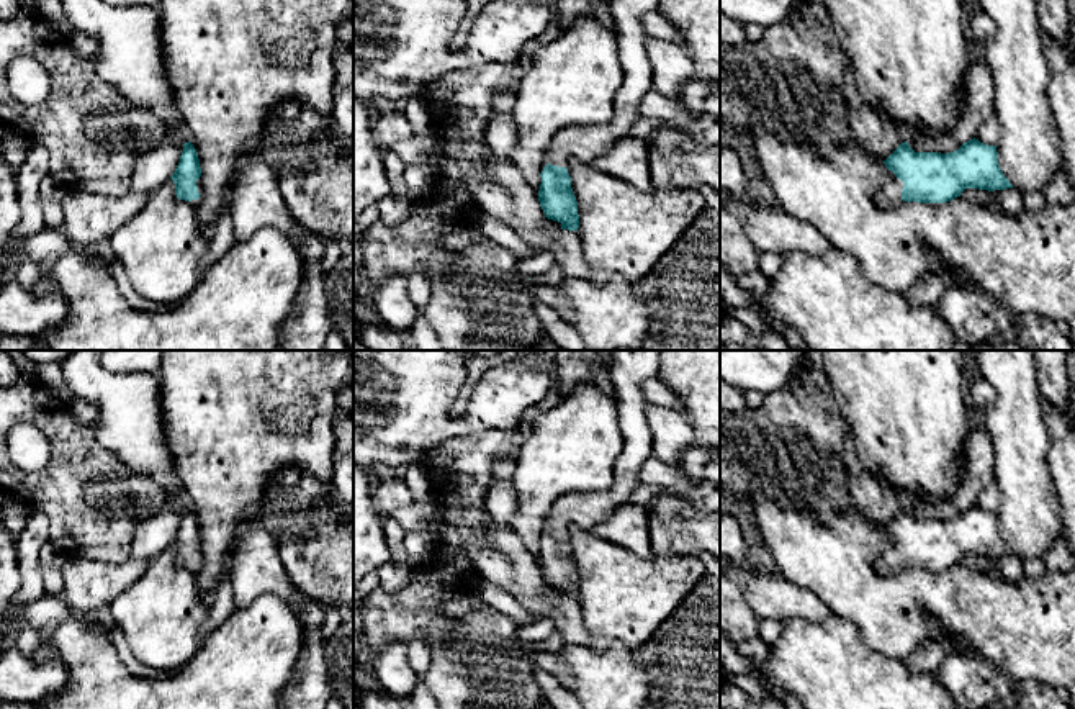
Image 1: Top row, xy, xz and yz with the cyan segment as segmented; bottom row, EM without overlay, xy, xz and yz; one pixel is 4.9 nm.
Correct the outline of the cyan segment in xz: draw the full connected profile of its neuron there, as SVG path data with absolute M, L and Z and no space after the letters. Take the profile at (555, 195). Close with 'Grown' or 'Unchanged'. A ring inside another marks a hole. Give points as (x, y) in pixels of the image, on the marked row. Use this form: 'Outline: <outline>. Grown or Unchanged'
Outline: M609 0L618 33L618 61L623 80L618 87L612 116L607 123L569 126L560 129L548 149L548 164L540 177L538 201L545 218L558 221L561 229L578 231L578 201L571 188L571 177L564 167L569 159L591 162L612 149L614 142L628 136L633 123L641 116L648 92L654 87L654 74L646 54L650 34L641 16L654 11L659 0Z. Grown

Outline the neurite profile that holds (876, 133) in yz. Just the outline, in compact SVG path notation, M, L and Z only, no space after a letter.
M851 64L844 70L844 95L851 134L861 151L885 160L906 141L902 128L888 115L864 100Z

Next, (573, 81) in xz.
M592 15L579 18L569 29L561 31L555 41L545 43L535 51L532 67L515 92L512 118L519 142L512 149L509 162L520 170L537 196L542 183L540 174L548 164L546 154L555 134L569 126L607 123L622 80L618 34Z

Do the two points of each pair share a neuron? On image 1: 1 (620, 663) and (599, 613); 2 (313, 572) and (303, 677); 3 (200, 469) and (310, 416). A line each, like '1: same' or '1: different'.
1: different
2: different
3: same

